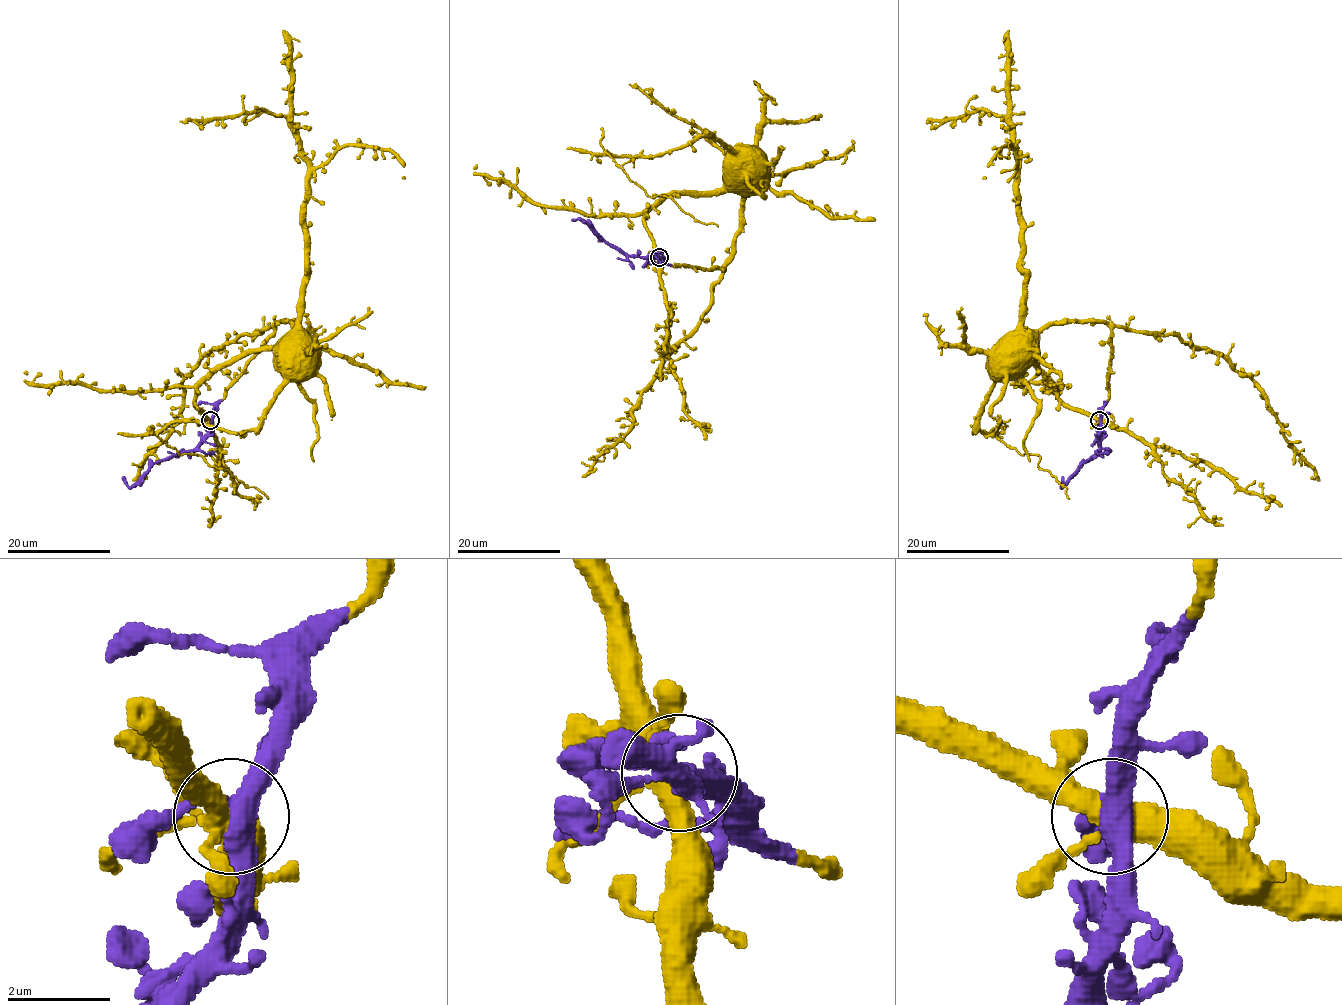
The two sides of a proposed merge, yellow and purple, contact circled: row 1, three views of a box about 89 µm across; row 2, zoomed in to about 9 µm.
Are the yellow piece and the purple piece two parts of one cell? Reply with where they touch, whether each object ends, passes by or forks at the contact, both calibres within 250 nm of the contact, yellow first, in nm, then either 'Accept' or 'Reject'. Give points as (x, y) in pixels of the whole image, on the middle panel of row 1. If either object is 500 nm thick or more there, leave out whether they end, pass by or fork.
Place: (659, 257). At the ring yellow forks. At the ring purple forks. Thickness 400 nm (yellow) against 360 nm. Accept

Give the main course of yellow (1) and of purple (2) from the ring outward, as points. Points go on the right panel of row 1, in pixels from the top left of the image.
1: (1099, 420), (1068, 407), (1038, 369), (1045, 328), (1100, 322), (1221, 354), (1262, 393), (1310, 477)
2: (1099, 420), (1098, 452), (1061, 486), (1063, 477)

